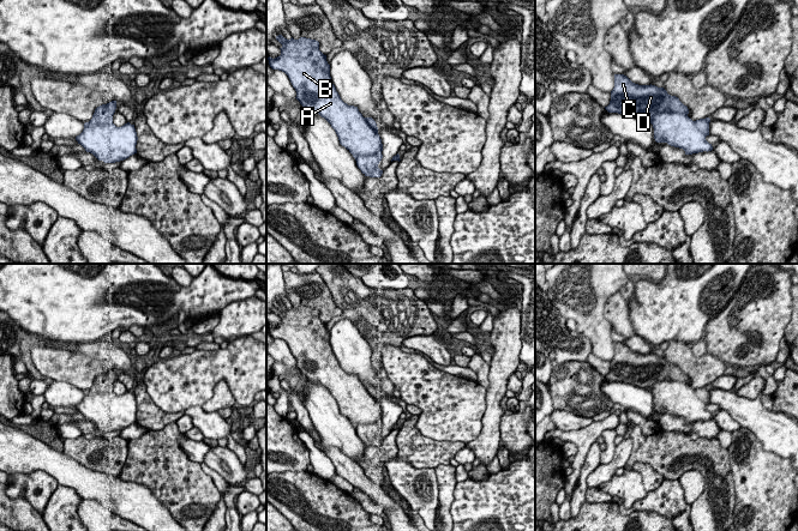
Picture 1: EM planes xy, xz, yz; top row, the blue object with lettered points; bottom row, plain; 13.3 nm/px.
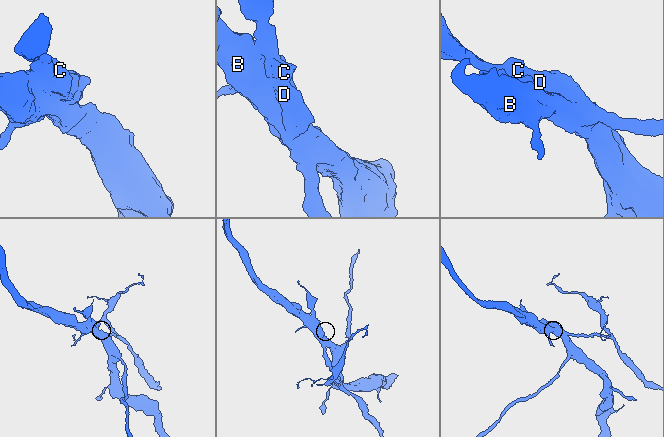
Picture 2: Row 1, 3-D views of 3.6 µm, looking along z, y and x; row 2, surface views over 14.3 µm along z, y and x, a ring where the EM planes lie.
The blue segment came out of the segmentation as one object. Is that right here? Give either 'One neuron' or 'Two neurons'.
Two neurons

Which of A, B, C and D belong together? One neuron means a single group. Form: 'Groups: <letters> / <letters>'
Groups: A B / C D

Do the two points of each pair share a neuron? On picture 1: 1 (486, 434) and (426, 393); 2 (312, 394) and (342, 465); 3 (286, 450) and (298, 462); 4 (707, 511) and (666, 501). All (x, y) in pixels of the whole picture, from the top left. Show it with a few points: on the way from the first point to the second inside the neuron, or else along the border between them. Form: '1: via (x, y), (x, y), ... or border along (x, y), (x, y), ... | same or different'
1: border along (486, 403), (481, 430), (466, 444) | different
2: border along (318, 434), (324, 445), (335, 446), (358, 462) | different
3: via (288, 452), (295, 459) | same
4: border along (691, 505), (689, 518) | different

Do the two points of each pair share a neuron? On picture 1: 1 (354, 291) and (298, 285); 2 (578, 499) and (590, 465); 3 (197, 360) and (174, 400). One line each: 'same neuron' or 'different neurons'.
1: different neurons
2: same neuron
3: same neuron

